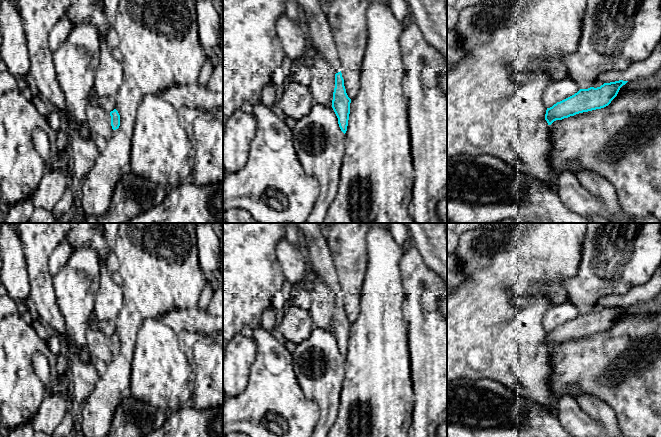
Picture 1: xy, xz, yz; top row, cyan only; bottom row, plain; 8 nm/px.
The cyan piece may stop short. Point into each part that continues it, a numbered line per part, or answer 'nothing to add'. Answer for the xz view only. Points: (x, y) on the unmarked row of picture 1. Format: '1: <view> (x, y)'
1: xz (319, 257)

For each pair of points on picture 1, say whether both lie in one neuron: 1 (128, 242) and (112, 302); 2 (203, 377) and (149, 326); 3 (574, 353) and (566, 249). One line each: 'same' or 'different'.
1: different
2: different
3: different

